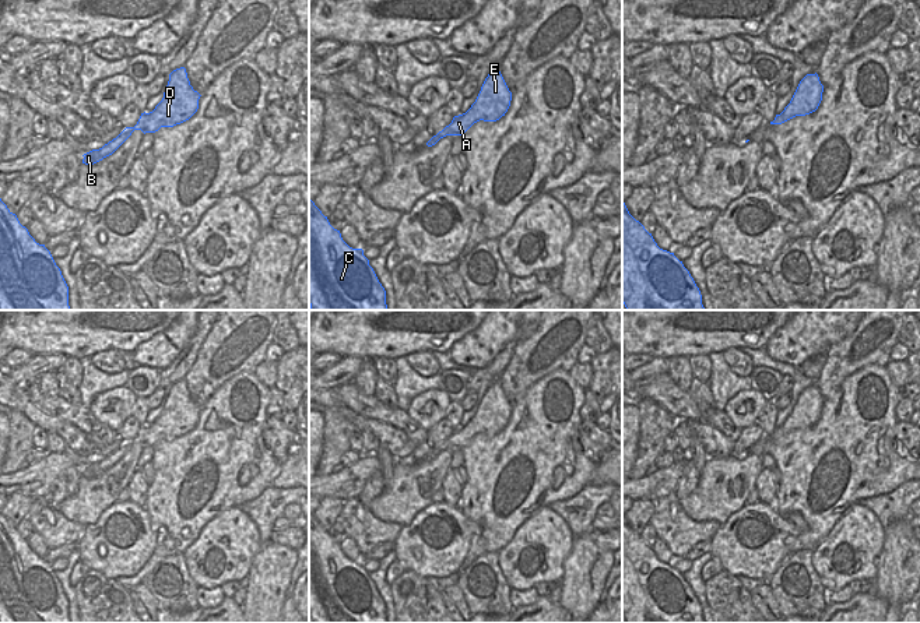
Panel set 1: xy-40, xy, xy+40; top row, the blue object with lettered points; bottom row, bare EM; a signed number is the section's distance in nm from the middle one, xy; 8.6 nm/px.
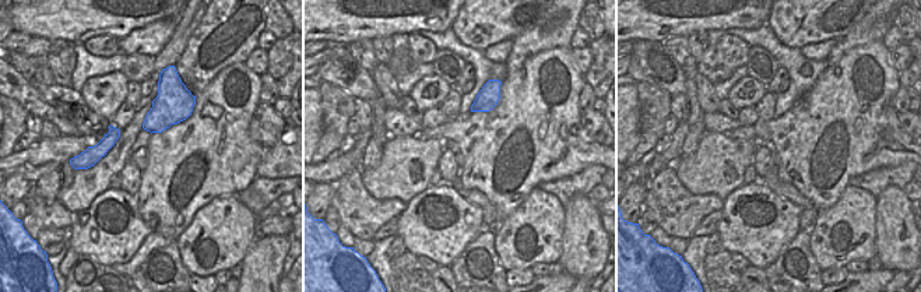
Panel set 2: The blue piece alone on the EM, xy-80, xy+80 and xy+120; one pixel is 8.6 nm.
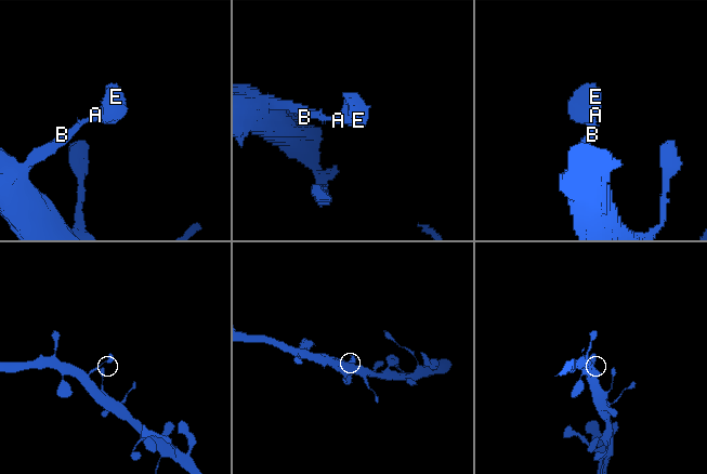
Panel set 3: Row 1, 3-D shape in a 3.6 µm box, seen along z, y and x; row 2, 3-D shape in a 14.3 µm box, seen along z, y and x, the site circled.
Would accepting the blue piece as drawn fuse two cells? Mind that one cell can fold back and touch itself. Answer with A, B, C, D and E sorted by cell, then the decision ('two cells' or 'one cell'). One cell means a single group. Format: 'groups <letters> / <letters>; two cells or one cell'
groups A B C D E; one cell

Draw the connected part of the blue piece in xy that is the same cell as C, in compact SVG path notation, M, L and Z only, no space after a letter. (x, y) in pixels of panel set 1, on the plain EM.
M309 513L312 623L387 623L386 603L362 562L350 560Z

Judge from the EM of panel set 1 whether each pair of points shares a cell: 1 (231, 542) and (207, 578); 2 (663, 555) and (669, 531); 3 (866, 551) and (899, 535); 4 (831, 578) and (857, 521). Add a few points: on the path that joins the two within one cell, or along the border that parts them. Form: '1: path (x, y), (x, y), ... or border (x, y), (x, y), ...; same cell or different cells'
1: path (231, 555), (234, 566), (220, 576); same cell
2: border (657, 538), (676, 556); different cells
3: border (885, 530), (878, 558), (878, 572), (875, 574); different cells
4: path (829, 565), (831, 551), (845, 535); same cell

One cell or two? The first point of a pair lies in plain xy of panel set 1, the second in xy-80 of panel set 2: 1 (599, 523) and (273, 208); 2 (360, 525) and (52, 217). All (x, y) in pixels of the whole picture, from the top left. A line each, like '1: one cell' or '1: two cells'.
1: one cell
2: one cell

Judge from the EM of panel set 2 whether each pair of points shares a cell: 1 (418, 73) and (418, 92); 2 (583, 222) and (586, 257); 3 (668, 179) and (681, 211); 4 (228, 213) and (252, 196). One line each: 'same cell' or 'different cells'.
1: different cells
2: same cell
3: same cell
4: different cells

